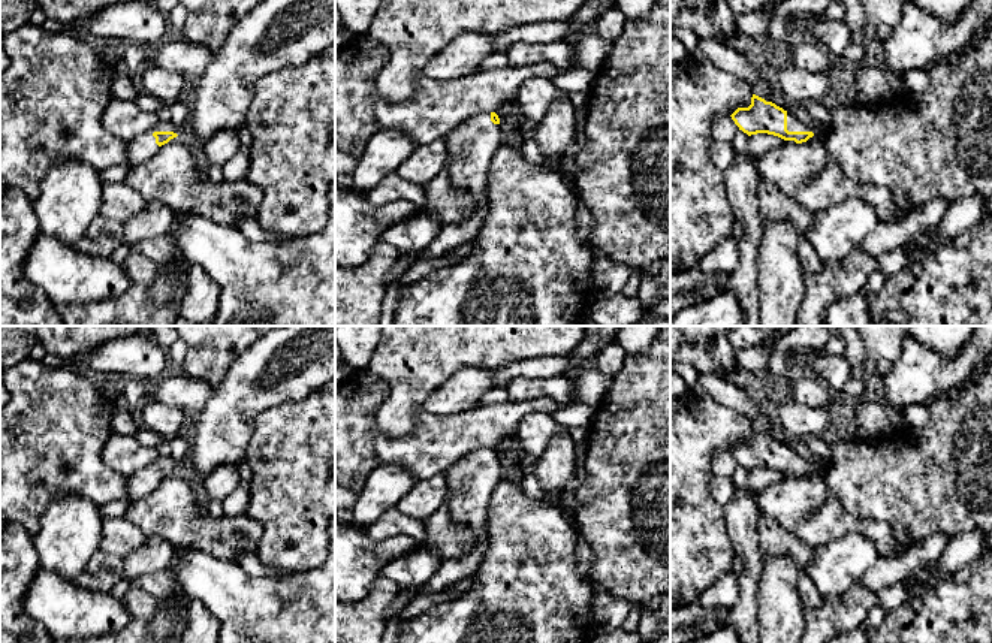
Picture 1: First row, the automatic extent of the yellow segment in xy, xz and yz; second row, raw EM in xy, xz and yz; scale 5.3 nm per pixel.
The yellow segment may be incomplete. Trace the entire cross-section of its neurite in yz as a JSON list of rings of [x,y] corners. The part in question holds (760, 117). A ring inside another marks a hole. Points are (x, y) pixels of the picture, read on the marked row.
[[[753,94],[748,108],[738,108],[732,115],[735,124],[748,136],[768,133],[796,144],[826,144],[826,135],[814,135],[805,123],[772,102]]]

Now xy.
[[[159,120],[151,130],[127,144],[129,166],[133,167],[145,163],[157,154],[162,145],[177,136],[181,136],[181,132],[171,121]]]

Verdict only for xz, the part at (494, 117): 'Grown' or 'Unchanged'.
Grown

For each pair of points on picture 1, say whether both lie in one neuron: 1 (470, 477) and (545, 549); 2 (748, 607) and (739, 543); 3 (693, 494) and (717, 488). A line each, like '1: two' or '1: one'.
1: two
2: one
3: two

